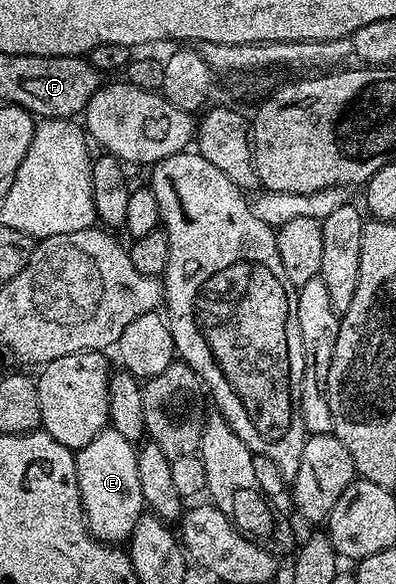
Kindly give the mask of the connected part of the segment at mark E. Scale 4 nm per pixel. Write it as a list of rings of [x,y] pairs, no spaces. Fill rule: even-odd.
[[[109,426],[76,452],[78,490],[84,507],[84,517],[93,536],[106,544],[123,545],[146,512],[142,482],[138,482],[137,451],[137,445],[133,441],[122,438],[118,430]]]

